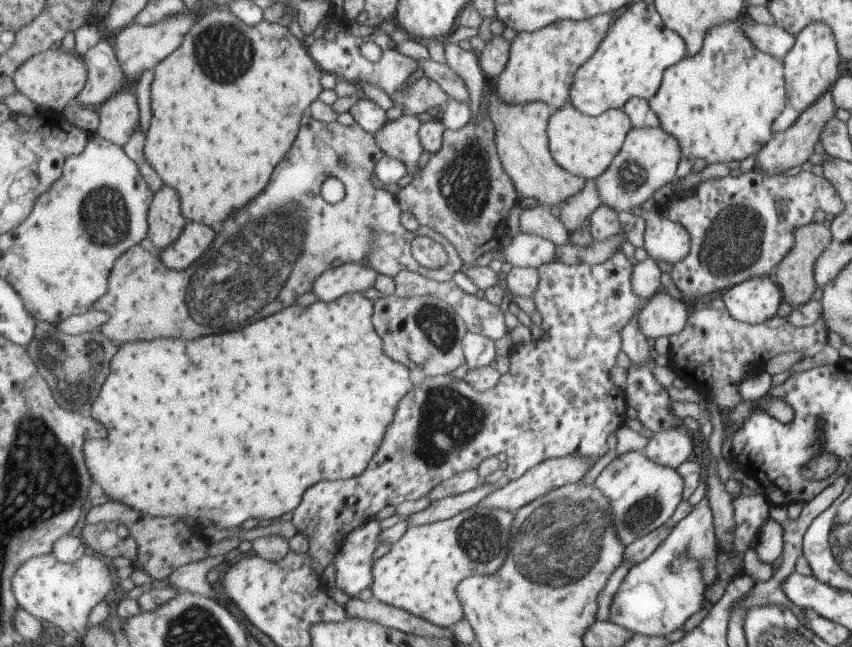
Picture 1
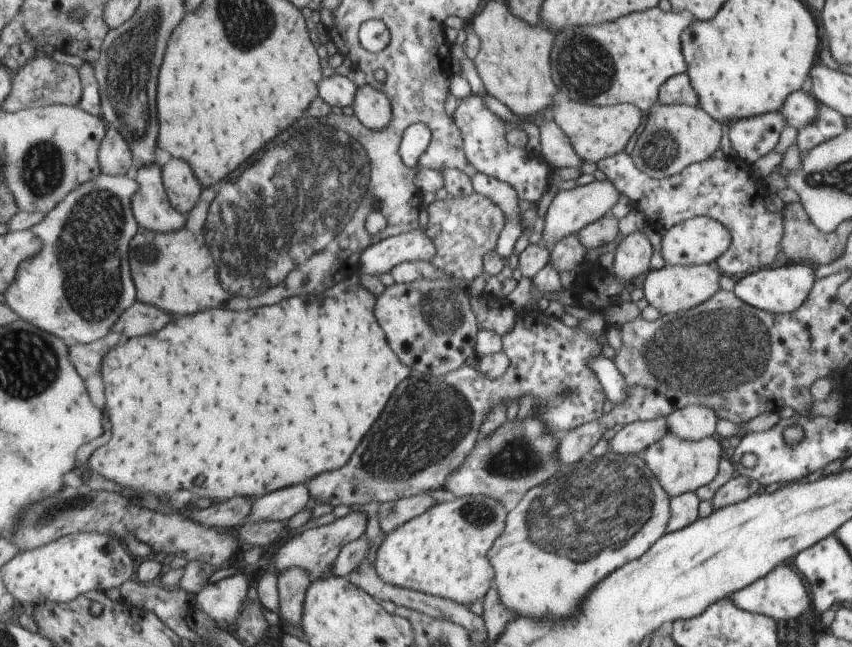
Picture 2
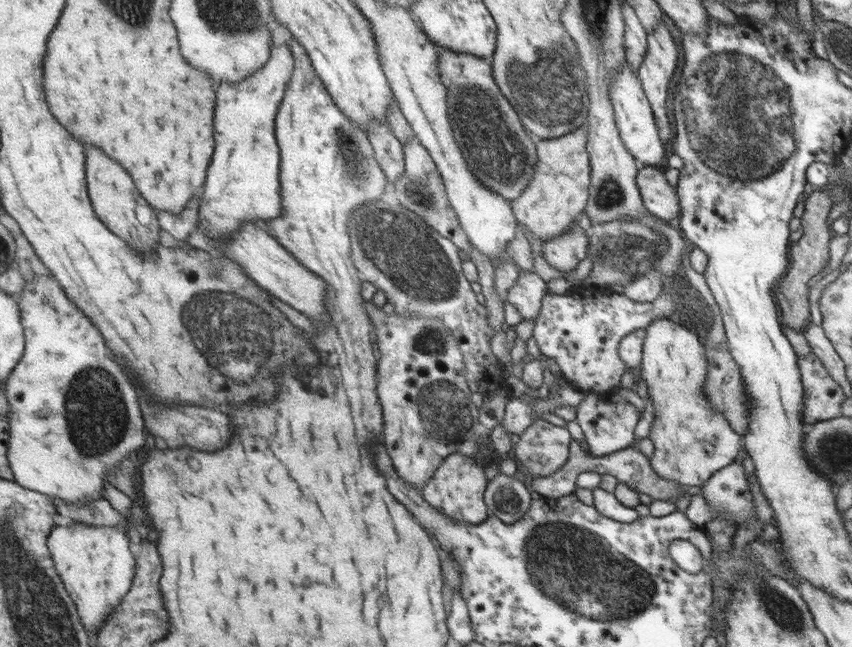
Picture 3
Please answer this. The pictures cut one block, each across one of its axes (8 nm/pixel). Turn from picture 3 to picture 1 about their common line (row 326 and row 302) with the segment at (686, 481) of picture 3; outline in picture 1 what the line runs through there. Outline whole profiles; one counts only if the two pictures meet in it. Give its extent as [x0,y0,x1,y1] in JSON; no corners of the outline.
[638,289,688,338]

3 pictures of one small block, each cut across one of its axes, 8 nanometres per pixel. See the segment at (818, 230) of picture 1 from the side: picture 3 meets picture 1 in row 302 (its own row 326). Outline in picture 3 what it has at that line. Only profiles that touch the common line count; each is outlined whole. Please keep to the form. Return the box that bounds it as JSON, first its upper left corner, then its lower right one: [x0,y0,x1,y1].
[776,187,835,334]

